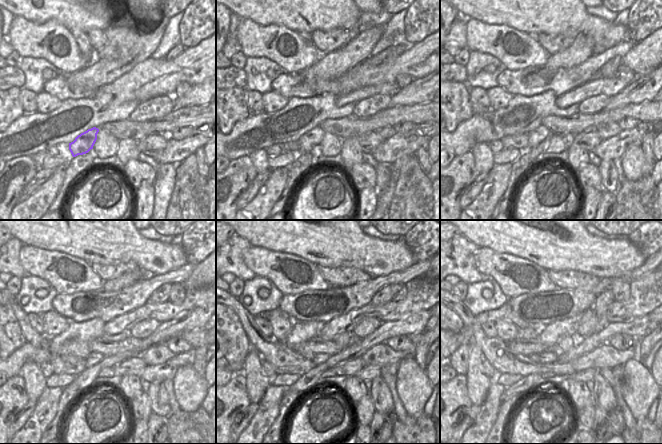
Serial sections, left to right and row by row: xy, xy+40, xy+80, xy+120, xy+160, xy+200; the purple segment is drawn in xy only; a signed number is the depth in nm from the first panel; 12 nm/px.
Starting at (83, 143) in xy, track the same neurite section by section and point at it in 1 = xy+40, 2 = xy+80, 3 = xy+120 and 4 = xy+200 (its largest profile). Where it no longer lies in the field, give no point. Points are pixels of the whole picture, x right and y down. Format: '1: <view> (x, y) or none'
1: xy+40 (310, 139)
2: xy+80 (537, 136)
3: xy+120 (93, 358)
4: xy+200 (550, 357)

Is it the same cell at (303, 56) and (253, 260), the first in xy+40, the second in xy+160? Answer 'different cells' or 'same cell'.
same cell

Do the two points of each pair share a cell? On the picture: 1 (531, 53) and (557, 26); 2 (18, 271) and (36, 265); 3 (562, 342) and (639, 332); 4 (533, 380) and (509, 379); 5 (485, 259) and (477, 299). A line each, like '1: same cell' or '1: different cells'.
1: different cells
2: different cells
3: different cells
4: different cells
5: different cells

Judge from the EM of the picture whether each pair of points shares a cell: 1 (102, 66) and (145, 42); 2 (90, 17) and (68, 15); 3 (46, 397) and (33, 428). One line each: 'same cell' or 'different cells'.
1: same cell
2: same cell
3: same cell

